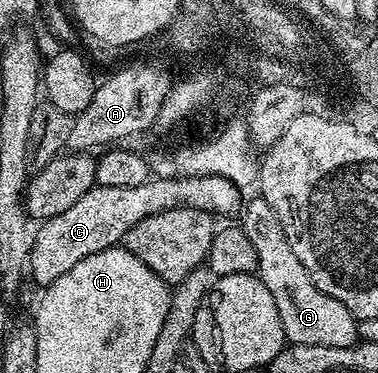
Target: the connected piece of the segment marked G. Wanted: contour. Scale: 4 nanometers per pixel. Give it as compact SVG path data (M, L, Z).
M253 196L242 210L238 225L244 229L247 238L257 252L255 272L266 283L274 303L278 306L278 319L282 319L282 331L291 344L318 343L322 347L350 347L358 340L356 316L338 299L318 291L318 287L310 279L306 267L298 263L298 255L294 255L294 247L290 247L290 239L286 239L286 231L282 231L282 223L278 223L278 215L274 215L274 207L266 203L263 197Z

